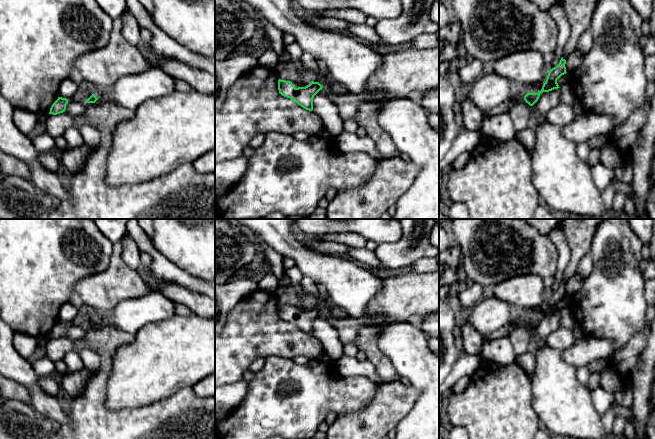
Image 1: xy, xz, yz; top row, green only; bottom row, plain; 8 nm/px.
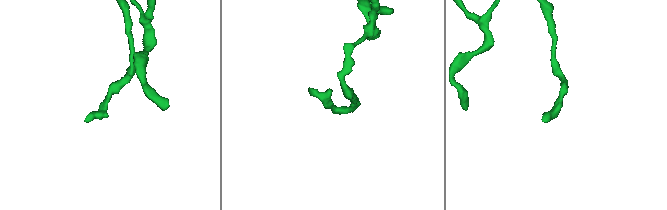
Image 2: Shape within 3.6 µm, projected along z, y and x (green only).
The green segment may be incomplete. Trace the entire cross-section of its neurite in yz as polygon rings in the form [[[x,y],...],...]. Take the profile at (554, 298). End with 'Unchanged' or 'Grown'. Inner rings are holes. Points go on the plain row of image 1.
[[[562,281],[559,288],[552,292],[549,296],[548,296],[548,299],[547,299],[547,302],[546,302],[546,305],[545,307],[543,308],[542,310],[542,313],[540,316],[538,317],[527,317],[525,320],[524,320],[524,324],[526,327],[528,327],[530,330],[533,330],[539,323],[540,321],[540,318],[543,317],[543,316],[549,316],[549,315],[552,315],[554,313],[558,313],[560,312],[558,307],[557,307],[557,304],[564,298],[566,298],[566,291],[565,291],[565,288],[566,288],[566,284]]]. Unchanged

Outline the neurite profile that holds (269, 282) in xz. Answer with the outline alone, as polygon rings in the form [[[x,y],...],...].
[[[273,272],[267,274],[259,283],[259,289],[274,291],[278,287],[278,280]]]

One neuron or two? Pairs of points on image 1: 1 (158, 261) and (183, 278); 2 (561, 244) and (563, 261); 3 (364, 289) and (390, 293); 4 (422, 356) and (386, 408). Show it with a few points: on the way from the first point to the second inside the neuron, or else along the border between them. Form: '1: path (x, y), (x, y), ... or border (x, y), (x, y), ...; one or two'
1: path (164, 267), (170, 273), (177, 275); one
2: path (563, 248), (563, 257); one
3: border (382, 279), (381, 289), (368, 303), (369, 313); two
4: border (411, 384), (419, 391), (419, 396), (412, 407); two

